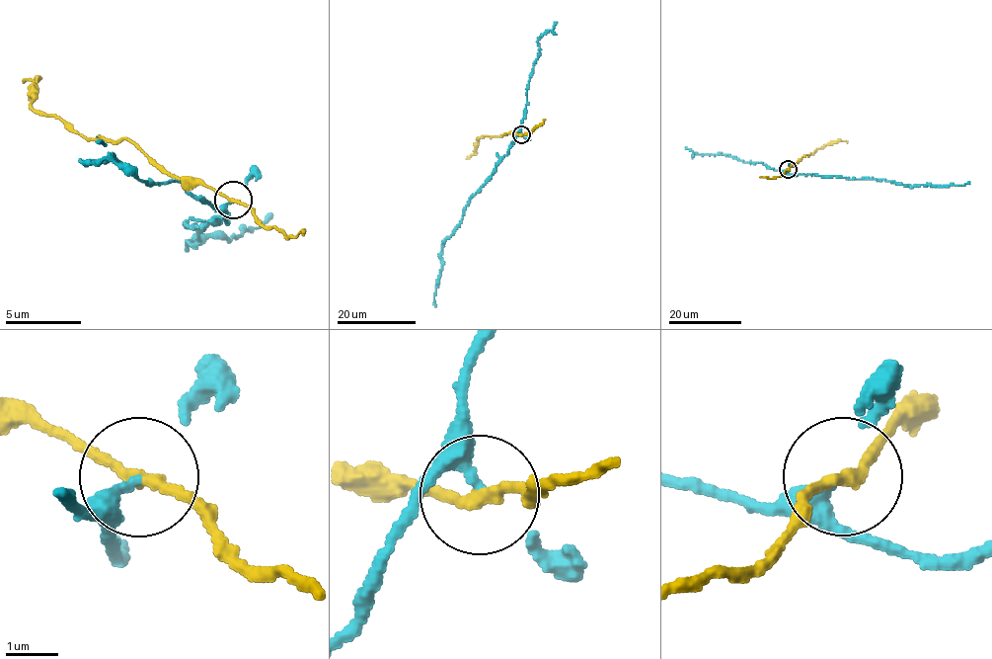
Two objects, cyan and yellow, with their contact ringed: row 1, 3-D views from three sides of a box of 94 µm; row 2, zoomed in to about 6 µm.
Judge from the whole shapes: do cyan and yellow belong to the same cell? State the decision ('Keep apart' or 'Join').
Keep apart

